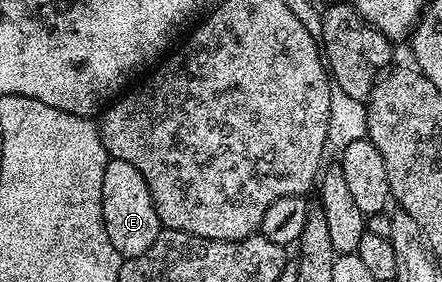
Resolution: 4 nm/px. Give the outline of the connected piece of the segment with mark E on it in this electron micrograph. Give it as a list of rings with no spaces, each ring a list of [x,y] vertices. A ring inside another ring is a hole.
[[[107,160],[102,184],[102,214],[108,239],[124,259],[144,255],[144,251],[156,243],[164,228],[162,220],[156,215],[148,183],[144,183],[144,175],[140,175],[140,171],[136,171],[136,167],[127,161]]]

